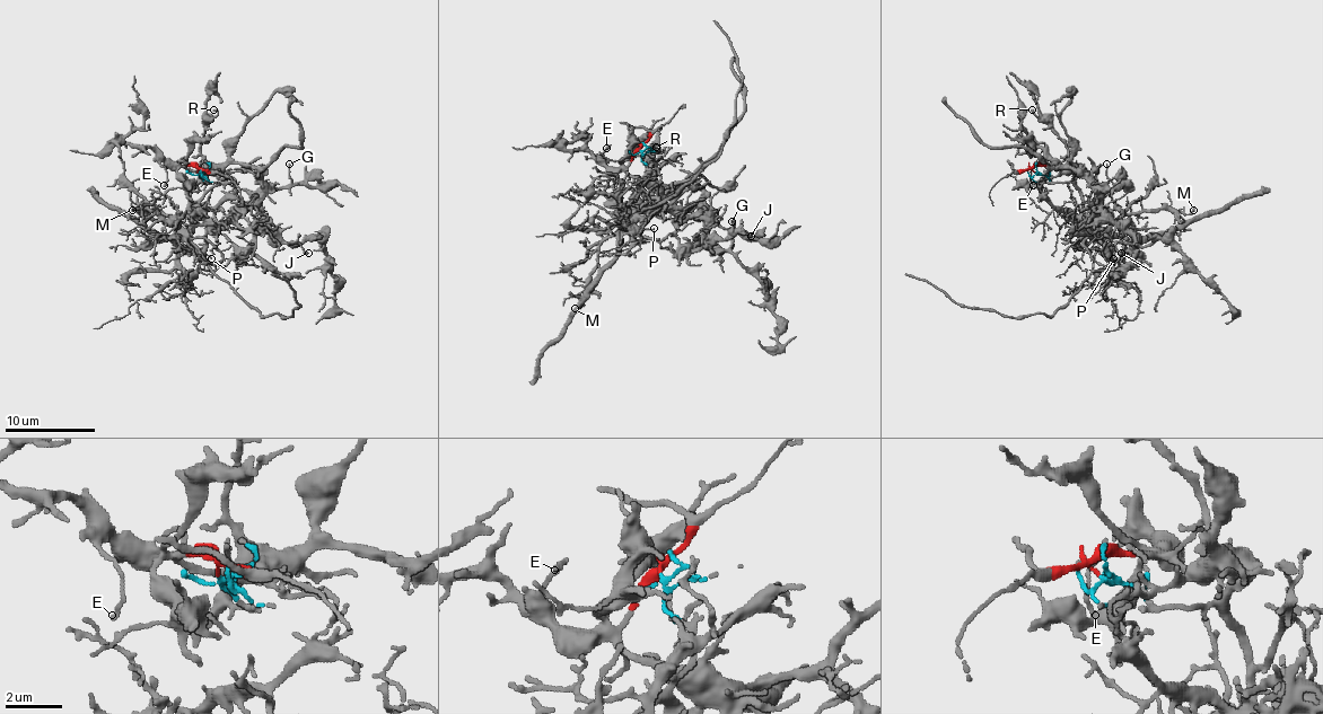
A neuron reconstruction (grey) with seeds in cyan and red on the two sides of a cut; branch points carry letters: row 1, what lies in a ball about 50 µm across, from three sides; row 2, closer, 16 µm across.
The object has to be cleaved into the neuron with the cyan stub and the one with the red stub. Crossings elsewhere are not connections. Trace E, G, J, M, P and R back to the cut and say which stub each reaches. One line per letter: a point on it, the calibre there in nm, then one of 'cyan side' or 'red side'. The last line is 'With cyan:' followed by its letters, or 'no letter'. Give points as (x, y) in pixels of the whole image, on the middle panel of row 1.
E: (606, 148) | 140 nm | red side
G: (732, 221) | 110 nm | red side
J: (751, 236) | 180 nm | red side
M: (575, 308) | 120 nm | cyan side
P: (654, 228) | 70 nm | cyan side
R: (656, 147) | 130 nm | red side
With cyan: M, P

